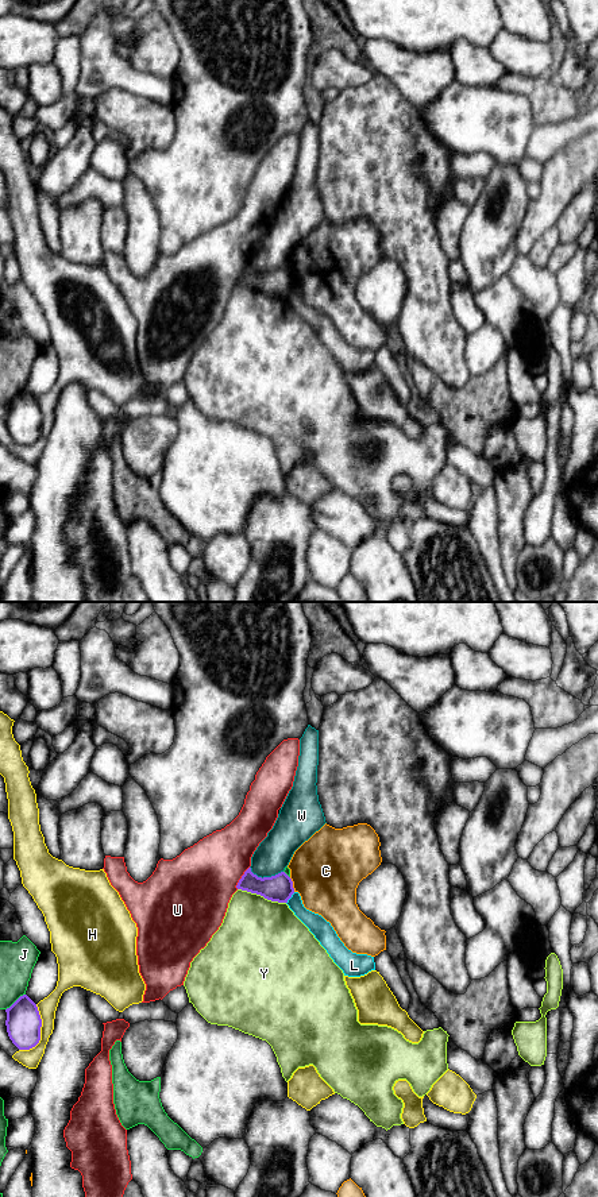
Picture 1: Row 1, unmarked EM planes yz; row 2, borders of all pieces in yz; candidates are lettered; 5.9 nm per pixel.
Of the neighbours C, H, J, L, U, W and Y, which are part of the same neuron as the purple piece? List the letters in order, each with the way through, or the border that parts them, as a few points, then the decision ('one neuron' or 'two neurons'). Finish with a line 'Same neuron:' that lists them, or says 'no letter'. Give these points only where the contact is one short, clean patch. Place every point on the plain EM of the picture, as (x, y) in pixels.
C: two neurons
H: two neurons
J: two neurons
L: along yz (294, 288), (286, 298) | two neurons
U: two neurons
W: two neurons
Y: two neurons
Same neuron: no letter

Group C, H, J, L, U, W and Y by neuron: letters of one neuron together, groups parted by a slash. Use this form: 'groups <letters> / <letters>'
groups C / H / J / L / U / W / Y

